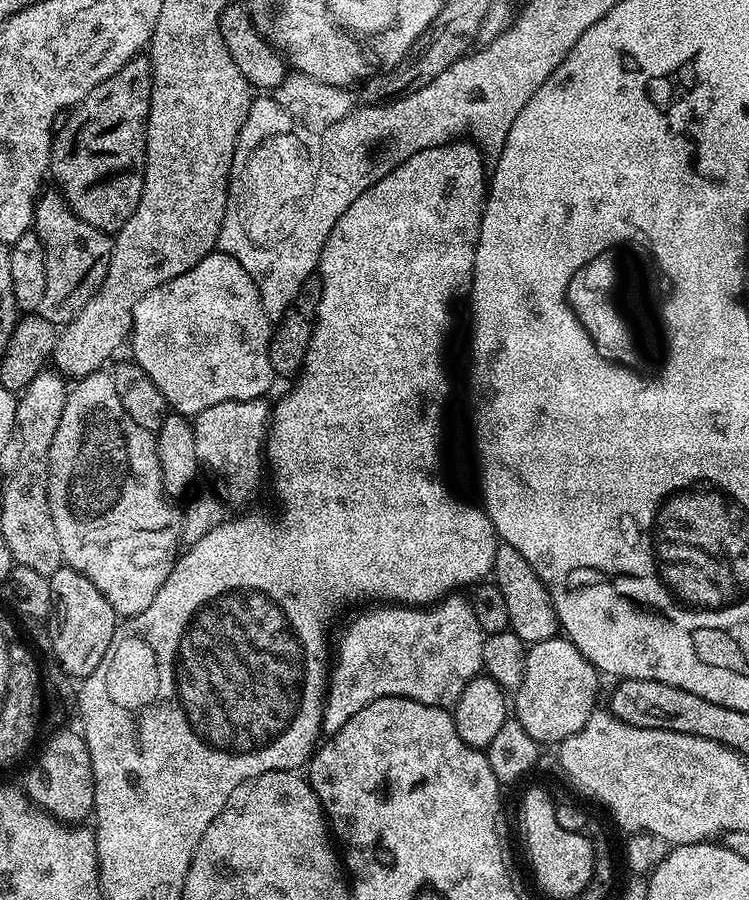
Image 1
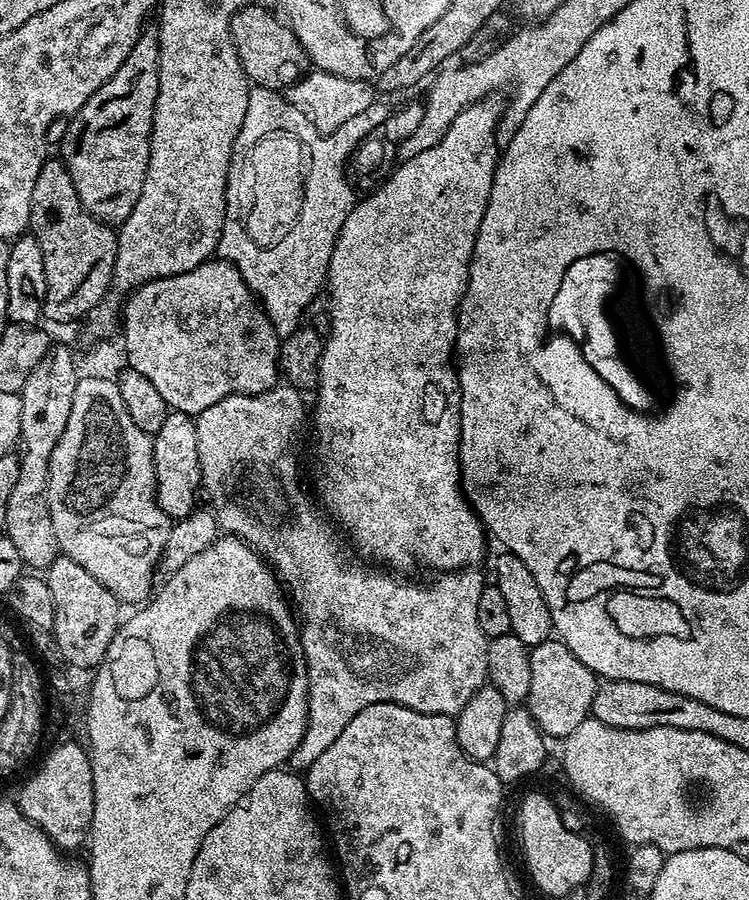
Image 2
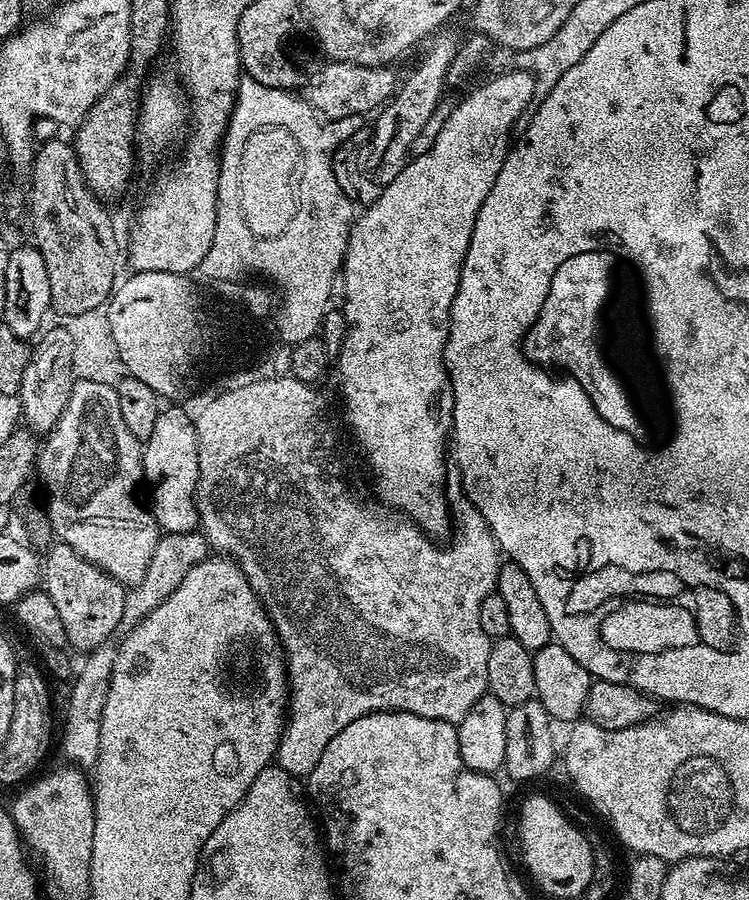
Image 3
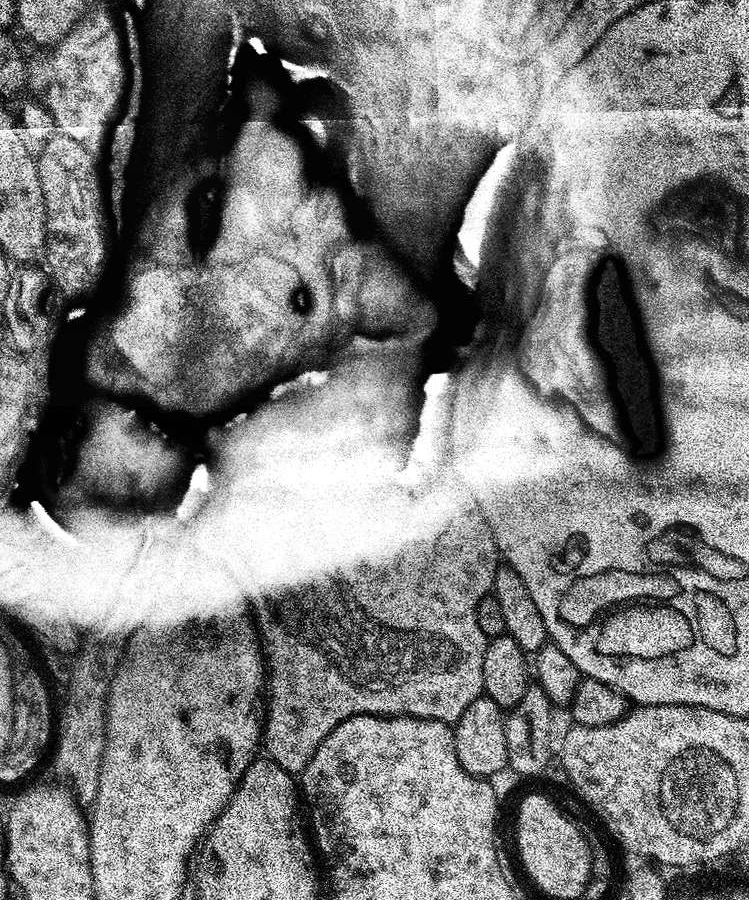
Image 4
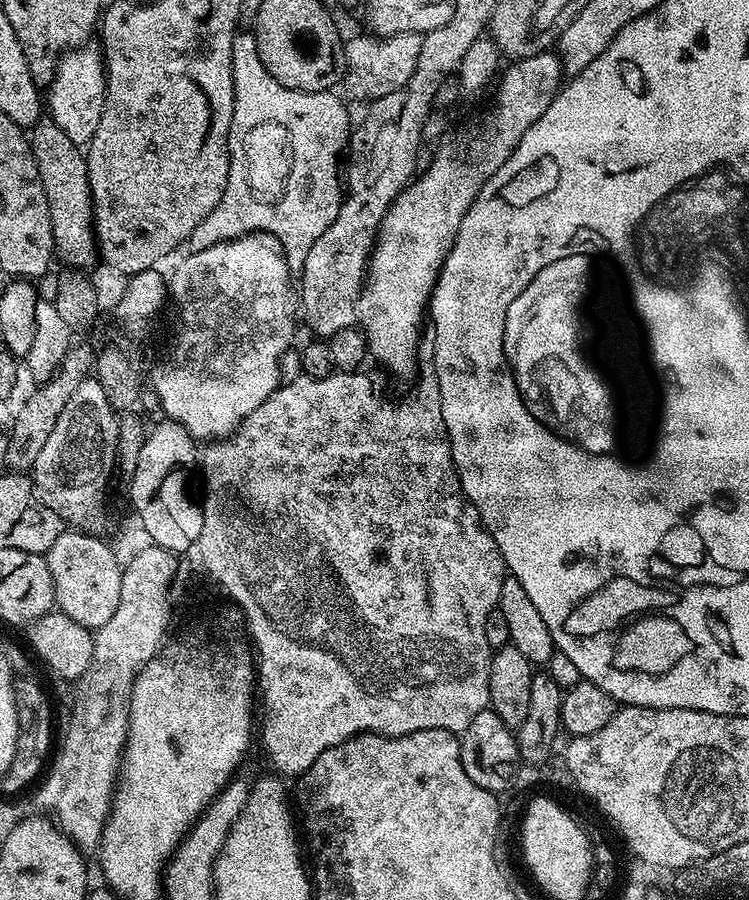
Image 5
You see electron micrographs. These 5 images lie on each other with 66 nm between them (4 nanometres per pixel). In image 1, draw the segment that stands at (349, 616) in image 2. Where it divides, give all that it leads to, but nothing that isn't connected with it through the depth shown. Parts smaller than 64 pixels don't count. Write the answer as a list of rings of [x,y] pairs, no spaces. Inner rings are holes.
[[[265,399],[221,402],[206,408],[194,418],[195,448],[201,463],[212,468],[223,480],[236,502],[248,499],[266,472],[266,447],[271,407]],[[453,594],[445,596],[443,600],[431,606],[405,606],[403,604],[385,603],[383,606],[368,606],[365,612],[360,612],[348,624],[348,629],[340,636],[340,641],[334,644],[334,659],[330,664],[330,675],[328,677],[328,687],[324,698],[324,723],[323,731],[328,734],[334,734],[338,730],[342,730],[342,726],[346,726],[346,722],[350,718],[354,718],[354,714],[358,714],[358,710],[362,710],[362,706],[366,706],[370,702],[374,702],[378,698],[386,698],[387,696],[405,696],[414,702],[422,702],[426,706],[438,706],[439,708],[451,709],[458,702],[458,698],[462,694],[462,690],[466,690],[466,686],[474,677],[481,675],[484,663],[482,662],[482,650],[484,649],[484,631],[482,626],[478,626],[478,618],[474,618],[474,610],[472,609],[471,599],[464,594]]]

